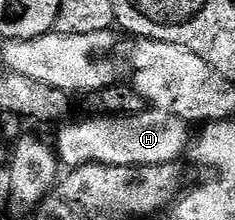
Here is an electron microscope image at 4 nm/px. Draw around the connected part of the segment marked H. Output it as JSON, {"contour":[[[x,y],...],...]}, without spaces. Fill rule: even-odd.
{"contour":[[[146,108],[141,114],[123,118],[88,116],[85,119],[85,122],[69,121],[59,127],[54,154],[61,167],[75,168],[91,162],[107,166],[161,166],[182,158],[190,145],[189,123],[170,116],[170,112]]]}

